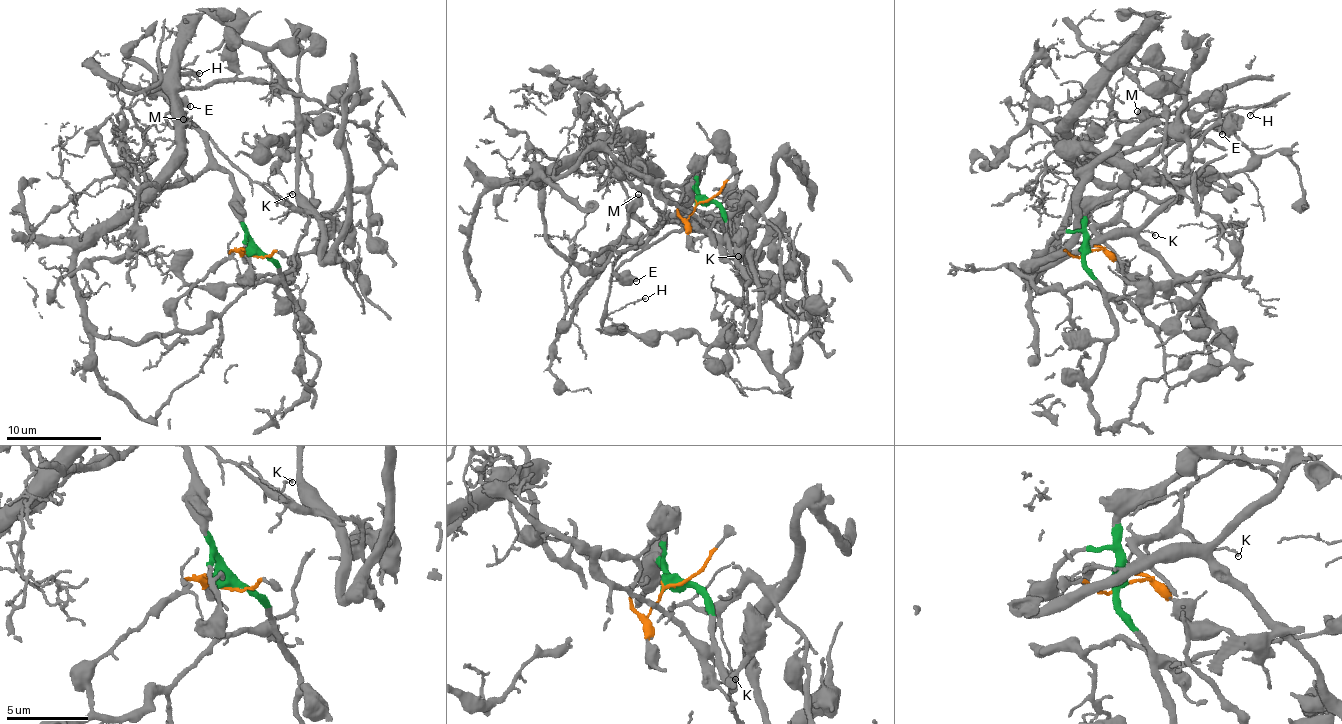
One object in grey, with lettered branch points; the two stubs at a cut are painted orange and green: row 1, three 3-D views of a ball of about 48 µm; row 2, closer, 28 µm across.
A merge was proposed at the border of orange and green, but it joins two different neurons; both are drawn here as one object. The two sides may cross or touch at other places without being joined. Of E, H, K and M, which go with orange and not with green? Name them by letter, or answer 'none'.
none

